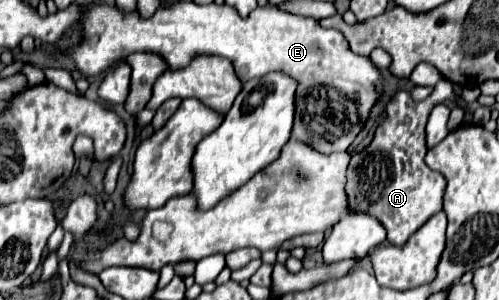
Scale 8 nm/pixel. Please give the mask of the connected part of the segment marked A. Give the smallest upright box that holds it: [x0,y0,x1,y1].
[348,80,454,244]

